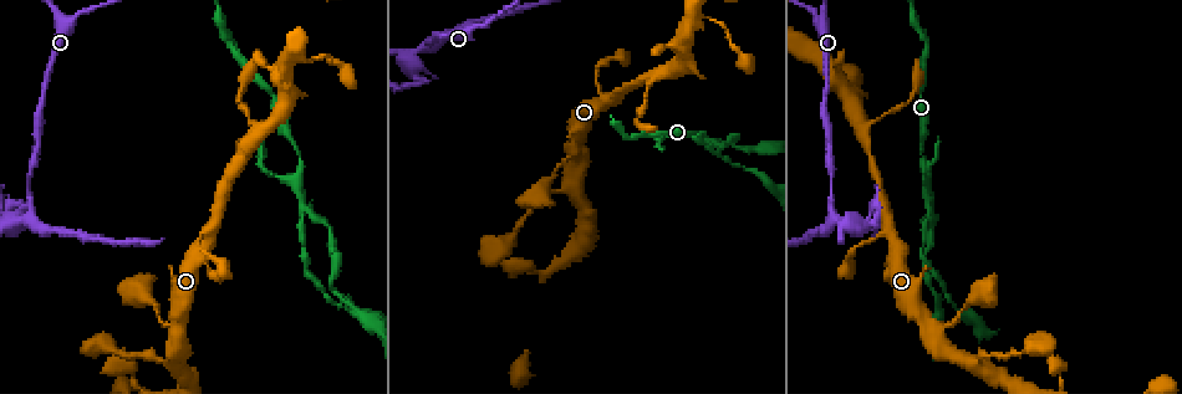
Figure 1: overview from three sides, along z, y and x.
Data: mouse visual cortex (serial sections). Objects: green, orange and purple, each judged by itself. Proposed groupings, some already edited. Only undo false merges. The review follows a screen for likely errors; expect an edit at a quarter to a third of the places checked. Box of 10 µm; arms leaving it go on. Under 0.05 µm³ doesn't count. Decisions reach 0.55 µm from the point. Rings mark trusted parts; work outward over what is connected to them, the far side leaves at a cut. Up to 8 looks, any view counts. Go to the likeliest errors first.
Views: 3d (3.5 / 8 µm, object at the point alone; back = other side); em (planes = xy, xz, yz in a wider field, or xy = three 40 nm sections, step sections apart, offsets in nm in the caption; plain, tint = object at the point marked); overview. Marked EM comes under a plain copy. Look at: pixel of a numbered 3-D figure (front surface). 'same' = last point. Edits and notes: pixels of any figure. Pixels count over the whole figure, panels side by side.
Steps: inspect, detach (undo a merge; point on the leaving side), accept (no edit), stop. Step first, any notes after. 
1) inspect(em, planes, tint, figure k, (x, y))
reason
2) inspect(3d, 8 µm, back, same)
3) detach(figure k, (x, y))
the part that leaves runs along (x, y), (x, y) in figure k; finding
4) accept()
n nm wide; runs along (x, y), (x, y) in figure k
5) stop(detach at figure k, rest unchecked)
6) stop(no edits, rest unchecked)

inspect(3d, 3.5 µm, back, figure 1, (925, 201))
three arms meet

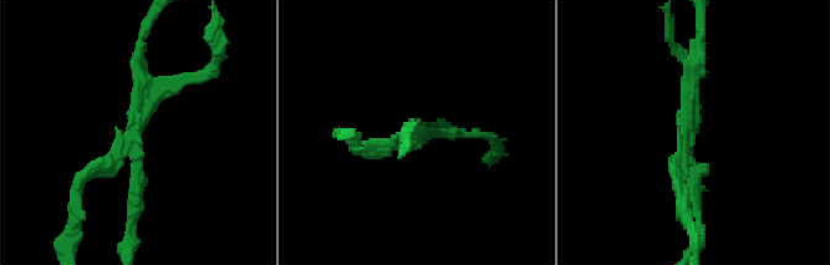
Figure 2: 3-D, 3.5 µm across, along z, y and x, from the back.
inspect(em, xy, step 1, tint, figure 2, (136, 128))
3 arms; arms of 150, 150, 200 nm; now the EM

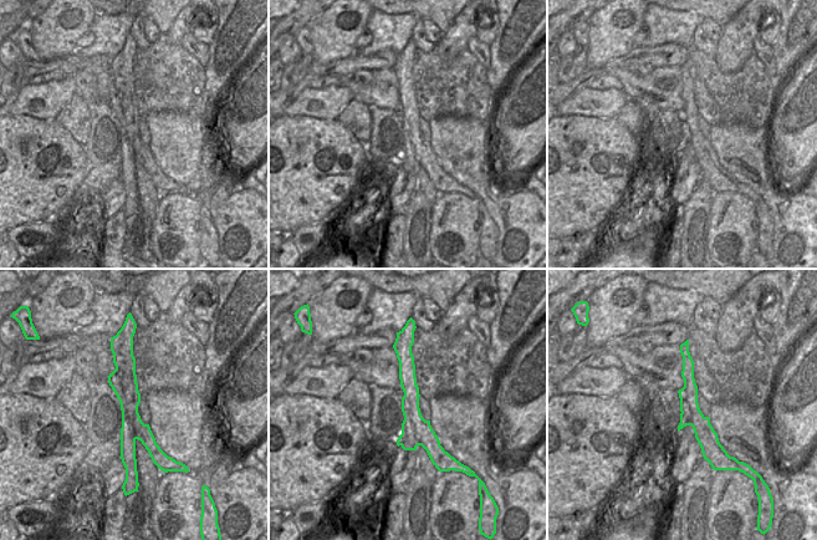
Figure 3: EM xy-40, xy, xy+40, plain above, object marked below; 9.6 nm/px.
detach(figure 2, (194, 80))
border along (116, 368), (121, 376), (136, 438) in figure 3; two cells meet here

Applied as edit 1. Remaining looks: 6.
inspect(overview)
see it whole again

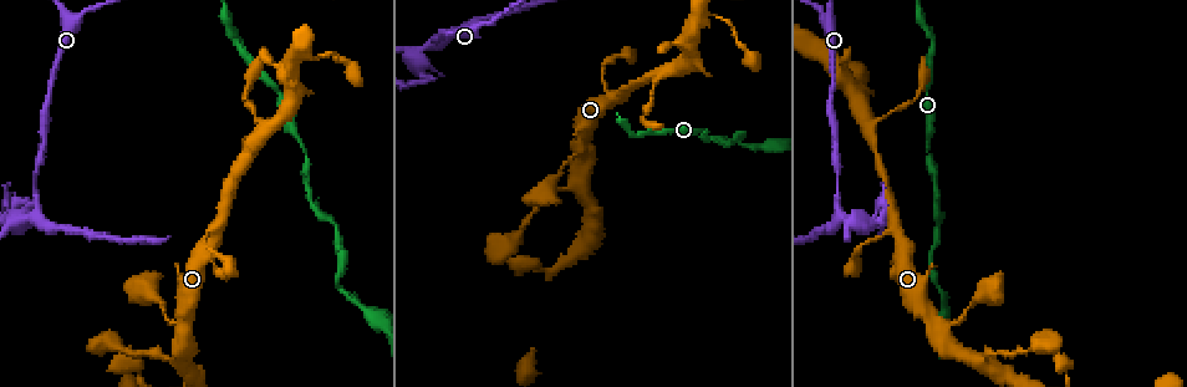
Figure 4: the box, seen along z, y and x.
inspect(3d, 3.5 µm, figure 4, (211, 233))
three-way junction

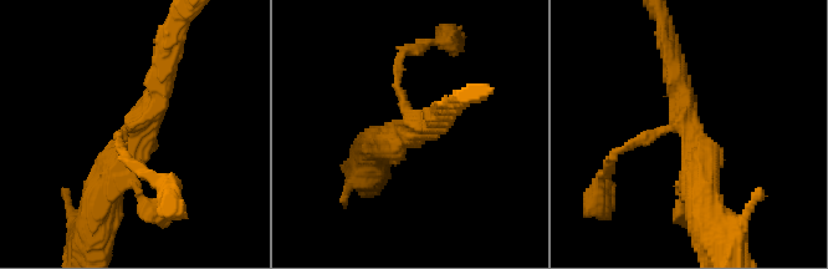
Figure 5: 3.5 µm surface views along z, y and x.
inspect(em, xy, step 1, tint, figure 5, (687, 127))
3 arms; arms of 100, 300, 400 nm; need the tissue

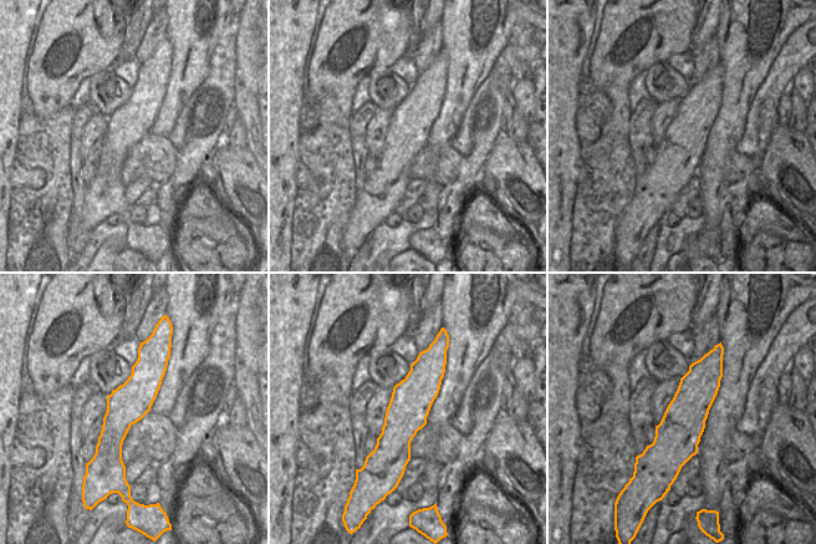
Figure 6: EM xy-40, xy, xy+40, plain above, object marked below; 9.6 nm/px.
inspect(em, planes, tint, same)
another direction

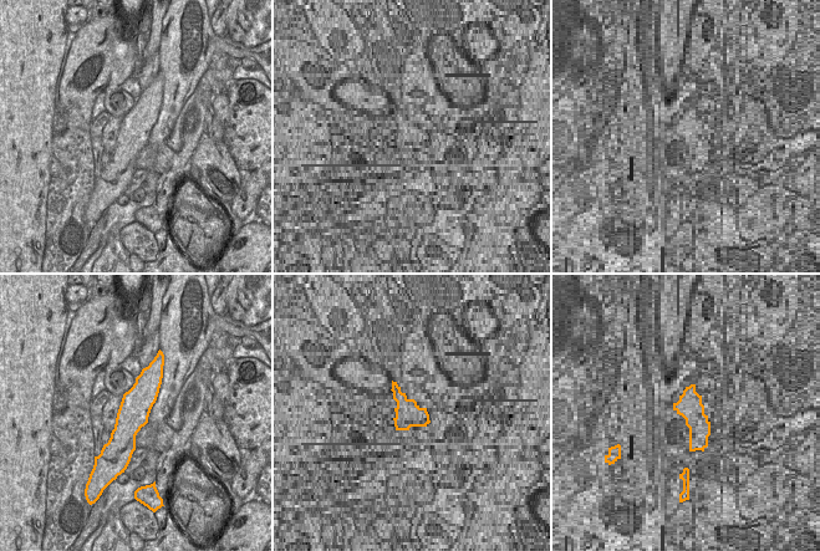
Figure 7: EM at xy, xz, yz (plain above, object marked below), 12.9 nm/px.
accept()
runs along (146, 376), (125, 430), (125, 452) in figure 7; all the same cell

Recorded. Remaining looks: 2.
inspect(3d, 3.5 µm, figure 4, (867, 133))
three arms meet

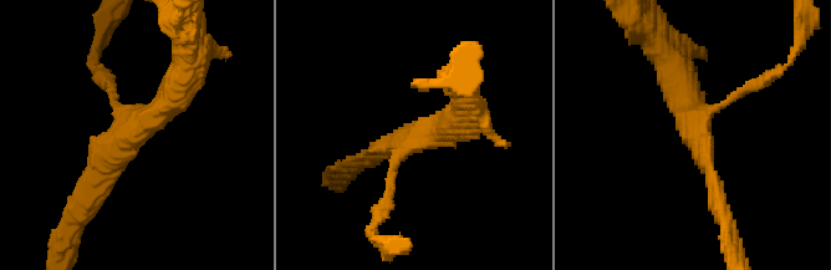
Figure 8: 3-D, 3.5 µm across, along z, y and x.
accept()
runs along (87, 198), (187, 72) in figure 8; one cell here

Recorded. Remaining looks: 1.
stop(detach at figure 2, rest unchecked)

